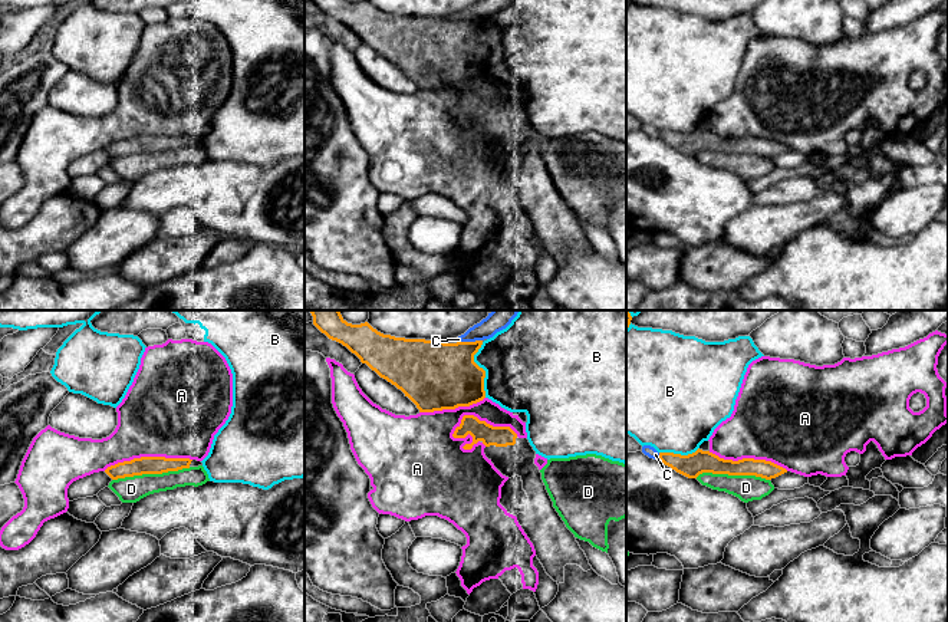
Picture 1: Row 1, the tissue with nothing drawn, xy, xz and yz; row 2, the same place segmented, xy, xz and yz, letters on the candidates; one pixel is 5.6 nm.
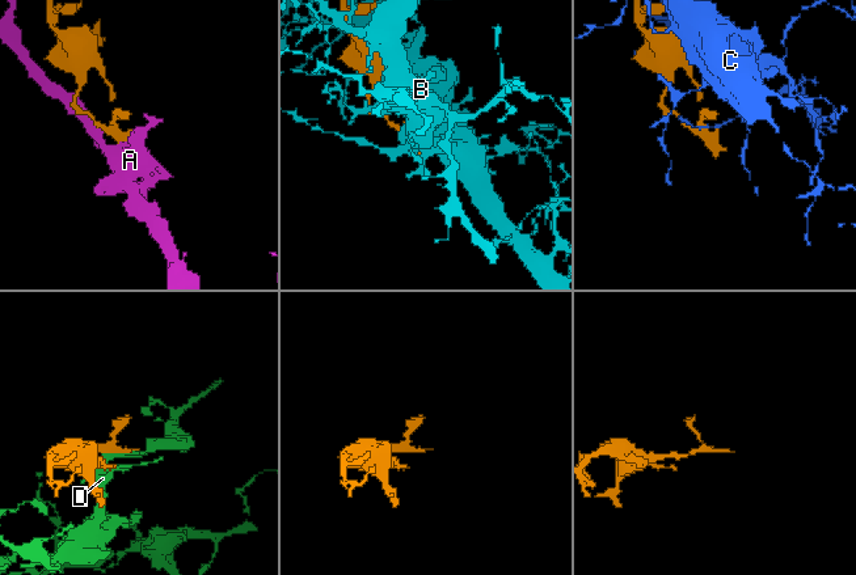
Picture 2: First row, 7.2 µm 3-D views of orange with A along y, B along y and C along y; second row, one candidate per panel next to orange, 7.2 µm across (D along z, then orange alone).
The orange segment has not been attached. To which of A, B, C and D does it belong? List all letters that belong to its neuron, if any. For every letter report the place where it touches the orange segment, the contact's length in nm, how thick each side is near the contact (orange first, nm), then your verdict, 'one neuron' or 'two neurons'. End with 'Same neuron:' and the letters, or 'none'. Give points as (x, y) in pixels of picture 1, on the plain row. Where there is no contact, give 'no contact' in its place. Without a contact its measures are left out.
A: contact xz (481, 99); length 380 nm; calibres 110 and 180 nm; two neurons
B: contact xz (483, 48); length 320 nm; calibres 380 and 480 nm; two neurons
C: contact xz (468, 20); length 140 nm; calibres 380 and 100 nm; two neurons
D: contact xy (151, 151); length 440 nm; calibres 100 and 140 nm; two neurons
Same neuron: none

